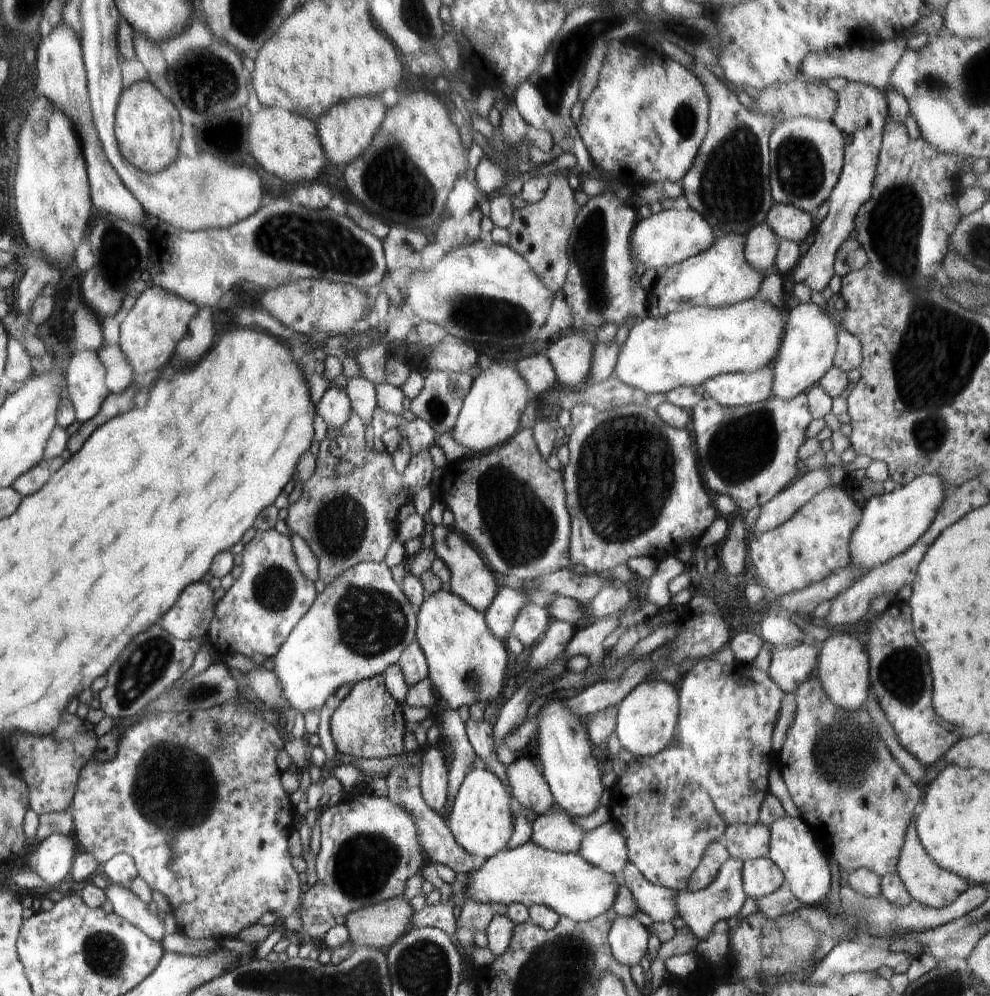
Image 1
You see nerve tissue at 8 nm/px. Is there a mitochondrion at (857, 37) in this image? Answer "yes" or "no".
no

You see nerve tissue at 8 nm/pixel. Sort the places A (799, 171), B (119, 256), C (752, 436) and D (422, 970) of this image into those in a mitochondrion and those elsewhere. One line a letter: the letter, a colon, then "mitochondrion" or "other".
A: mitochondrion
B: mitochondrion
C: mitochondrion
D: mitochondrion

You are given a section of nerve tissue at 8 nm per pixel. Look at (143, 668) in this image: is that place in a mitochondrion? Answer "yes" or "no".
yes

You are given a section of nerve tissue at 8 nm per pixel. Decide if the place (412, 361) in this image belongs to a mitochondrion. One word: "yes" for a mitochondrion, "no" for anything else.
no

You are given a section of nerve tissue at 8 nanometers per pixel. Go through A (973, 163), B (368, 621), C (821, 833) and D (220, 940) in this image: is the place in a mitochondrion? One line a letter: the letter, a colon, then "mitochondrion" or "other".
A: other
B: mitochondrion
C: other
D: other

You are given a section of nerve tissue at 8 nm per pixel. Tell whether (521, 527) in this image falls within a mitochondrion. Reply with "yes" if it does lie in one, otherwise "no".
yes

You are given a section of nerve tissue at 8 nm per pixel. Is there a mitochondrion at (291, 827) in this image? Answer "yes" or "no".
no

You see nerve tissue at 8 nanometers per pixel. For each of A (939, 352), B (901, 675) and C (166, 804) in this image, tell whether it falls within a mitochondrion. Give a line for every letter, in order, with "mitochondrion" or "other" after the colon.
A: mitochondrion
B: mitochondrion
C: mitochondrion

